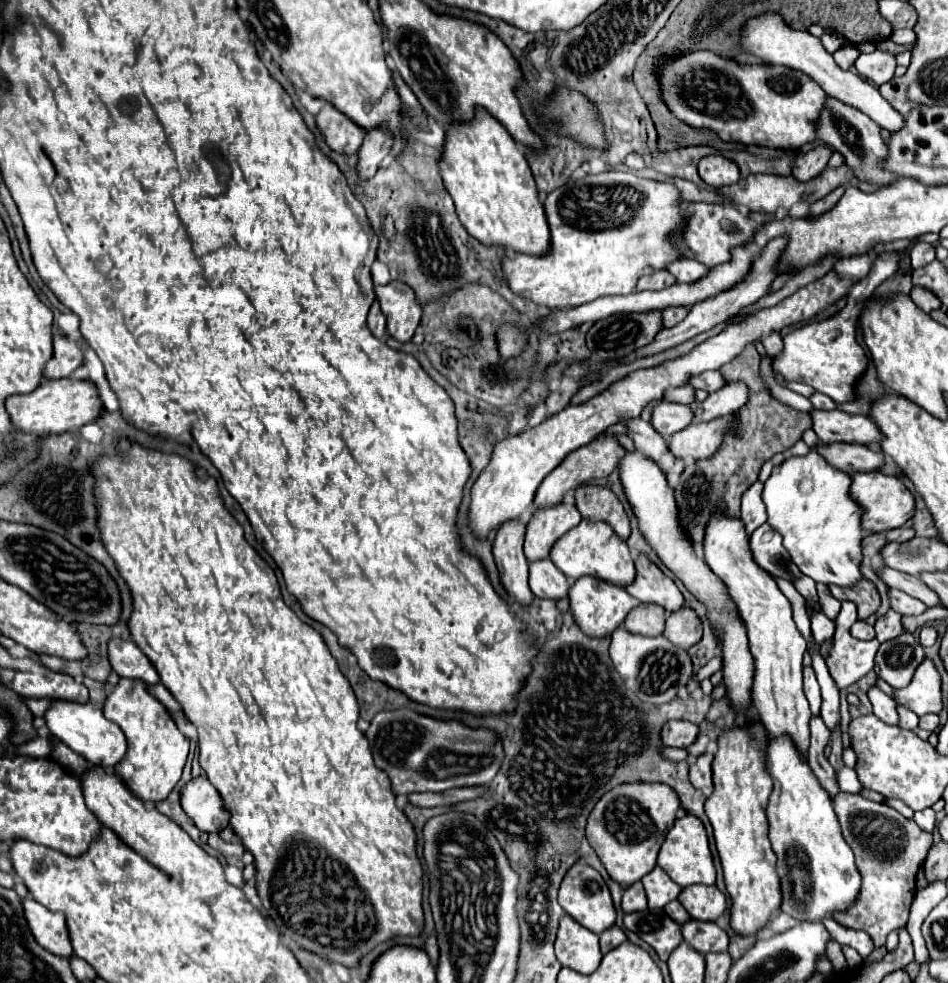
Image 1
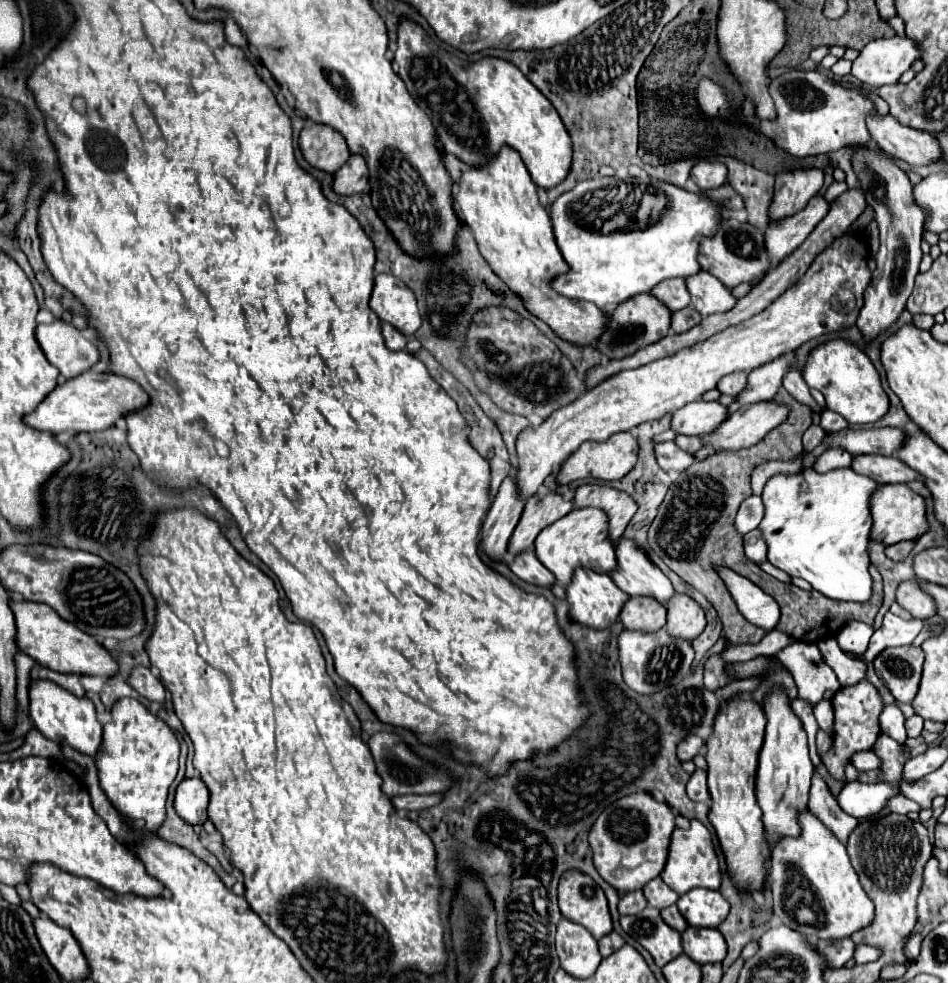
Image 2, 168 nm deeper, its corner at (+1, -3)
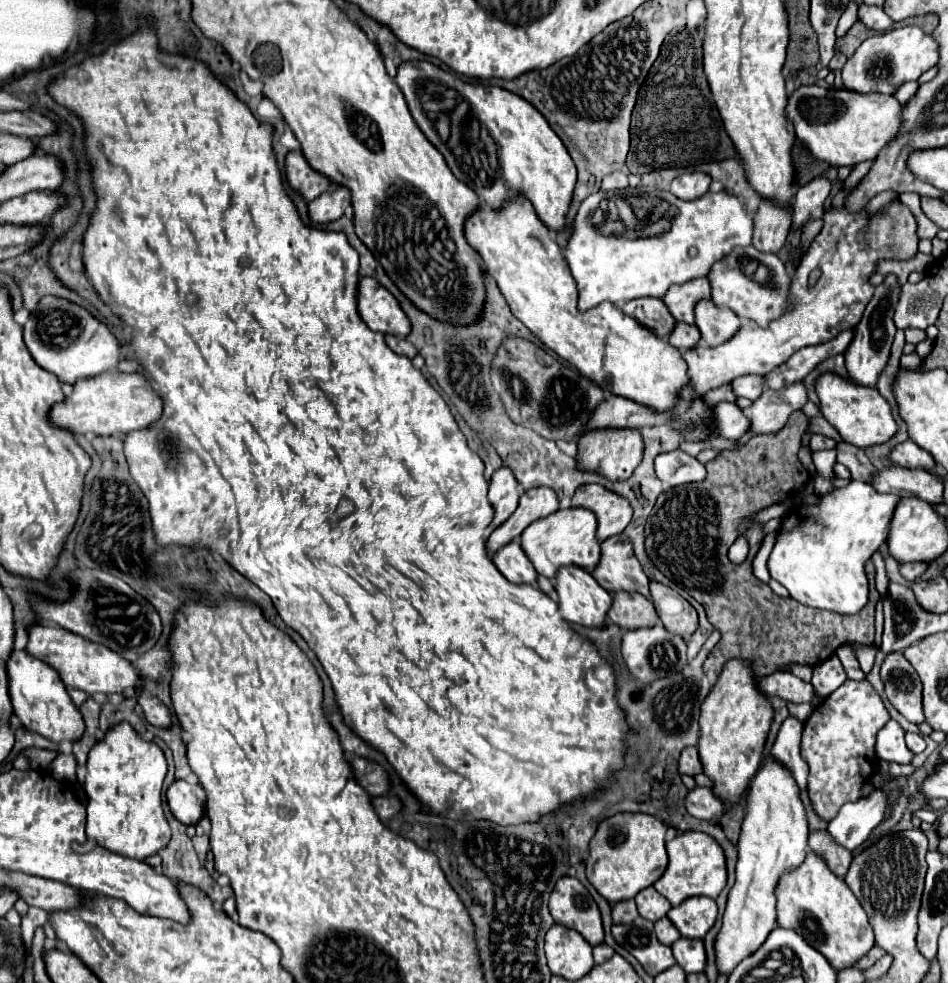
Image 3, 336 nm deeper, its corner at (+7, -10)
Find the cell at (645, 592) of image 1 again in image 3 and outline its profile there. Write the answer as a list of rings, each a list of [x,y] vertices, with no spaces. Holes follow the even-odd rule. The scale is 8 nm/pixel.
[[[624,533],[608,537],[608,541],[602,543],[602,559],[592,571],[592,577],[596,577],[596,581],[608,589],[608,593],[636,591],[650,597],[648,577],[634,557],[632,543]]]

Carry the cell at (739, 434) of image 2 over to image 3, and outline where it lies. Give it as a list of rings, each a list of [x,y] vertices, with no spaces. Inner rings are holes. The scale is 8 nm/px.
[[[802,381],[792,383],[780,391],[766,389],[752,407],[744,409],[746,417],[750,419],[750,431],[760,433],[776,433],[784,427],[790,413],[800,411],[808,401],[806,385]]]

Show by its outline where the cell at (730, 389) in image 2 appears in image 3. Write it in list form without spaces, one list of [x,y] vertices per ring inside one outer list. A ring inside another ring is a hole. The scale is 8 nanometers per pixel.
[[[742,375],[732,381],[734,393],[738,397],[748,397],[748,399],[758,399],[762,391],[766,389],[766,375]]]

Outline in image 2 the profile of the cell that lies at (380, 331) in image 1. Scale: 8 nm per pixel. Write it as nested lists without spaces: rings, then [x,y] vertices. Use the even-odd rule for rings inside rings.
[[[380,322],[380,326],[382,326],[382,336],[384,336],[386,348],[390,348],[390,350],[402,350],[406,346],[408,340],[394,326],[390,326],[386,322]]]

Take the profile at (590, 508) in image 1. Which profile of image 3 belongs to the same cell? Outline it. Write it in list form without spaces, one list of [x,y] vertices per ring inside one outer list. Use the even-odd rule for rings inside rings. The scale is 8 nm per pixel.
[[[596,483],[582,485],[580,489],[576,489],[572,497],[572,507],[584,507],[594,511],[598,519],[598,541],[604,541],[612,535],[620,535],[632,519],[632,507],[628,499]]]

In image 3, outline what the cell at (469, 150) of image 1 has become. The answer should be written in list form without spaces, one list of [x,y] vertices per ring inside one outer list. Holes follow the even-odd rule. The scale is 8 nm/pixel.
[[[518,197],[516,201],[508,201],[502,211],[492,211],[488,207],[478,209],[474,215],[466,221],[466,239],[468,243],[480,253],[488,273],[496,279],[502,295],[506,297],[512,313],[556,355],[560,355],[564,361],[574,365],[584,377],[594,381],[598,387],[610,391],[612,395],[620,395],[624,399],[636,401],[644,407],[650,407],[652,411],[670,413],[672,423],[676,425],[674,431],[680,433],[686,441],[706,441],[714,439],[714,405],[706,403],[702,397],[694,397],[692,405],[684,413],[674,413],[682,389],[690,383],[690,377],[686,375],[686,365],[682,359],[680,349],[672,347],[664,337],[656,337],[648,327],[642,327],[636,319],[624,315],[614,303],[600,303],[584,313],[578,311],[578,291],[576,281],[568,269],[568,263],[558,247],[558,243],[550,237],[548,227],[536,217],[536,211],[532,209],[532,203],[524,197]]]

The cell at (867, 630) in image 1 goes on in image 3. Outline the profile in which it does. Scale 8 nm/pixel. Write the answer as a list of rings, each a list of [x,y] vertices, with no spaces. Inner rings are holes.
[[[856,645],[856,647],[858,647],[858,661],[860,661],[860,669],[862,669],[864,673],[868,673],[868,671],[872,669],[876,649],[866,649],[866,645]]]

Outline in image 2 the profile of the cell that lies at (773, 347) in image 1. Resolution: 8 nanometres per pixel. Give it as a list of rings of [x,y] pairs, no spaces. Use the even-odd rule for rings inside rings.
[[[790,366],[790,370],[786,370],[786,378],[782,380],[782,384],[790,392],[790,396],[794,396],[800,404],[806,404],[806,406],[810,406],[816,412],[822,412],[822,408],[812,400],[810,392],[808,392],[808,386],[806,386],[806,382],[804,382],[804,378],[798,372],[796,366]]]

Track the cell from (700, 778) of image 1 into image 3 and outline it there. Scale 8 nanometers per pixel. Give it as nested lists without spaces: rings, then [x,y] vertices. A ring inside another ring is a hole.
[[[696,787],[686,797],[686,809],[696,819],[712,821],[712,819],[718,819],[718,817],[724,815],[726,805],[718,795],[714,795],[712,789]]]

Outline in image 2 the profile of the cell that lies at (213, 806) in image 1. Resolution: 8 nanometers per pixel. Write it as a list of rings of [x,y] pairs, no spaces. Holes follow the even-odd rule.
[[[186,778],[178,784],[174,808],[184,822],[190,822],[192,826],[204,824],[208,820],[206,814],[208,802],[210,802],[210,792],[200,778]]]

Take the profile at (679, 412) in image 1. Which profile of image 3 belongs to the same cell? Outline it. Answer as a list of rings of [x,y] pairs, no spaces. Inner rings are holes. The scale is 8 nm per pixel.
[[[722,401],[714,407],[714,417],[716,417],[716,433],[724,439],[740,439],[748,429],[750,421],[744,417],[742,409],[736,403]]]

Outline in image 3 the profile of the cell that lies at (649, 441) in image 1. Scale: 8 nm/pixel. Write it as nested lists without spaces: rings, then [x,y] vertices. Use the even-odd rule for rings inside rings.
[[[682,449],[658,455],[654,465],[656,465],[658,479],[666,487],[696,483],[696,481],[704,481],[706,477],[706,467],[696,457],[688,455]]]

